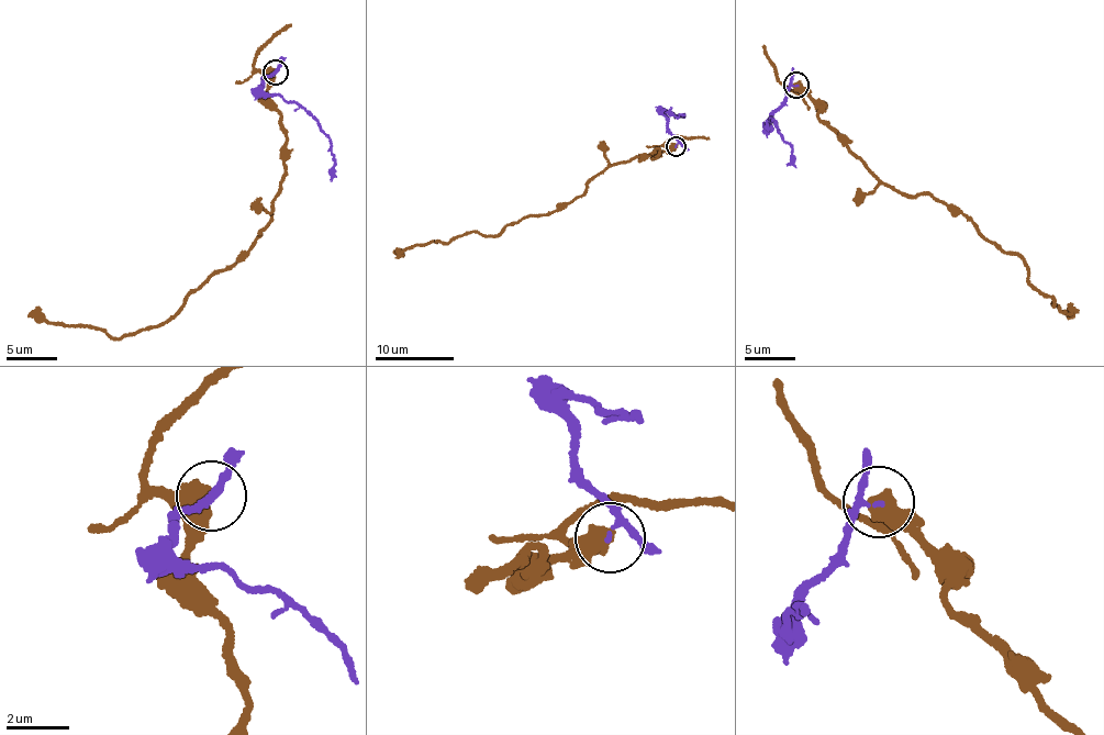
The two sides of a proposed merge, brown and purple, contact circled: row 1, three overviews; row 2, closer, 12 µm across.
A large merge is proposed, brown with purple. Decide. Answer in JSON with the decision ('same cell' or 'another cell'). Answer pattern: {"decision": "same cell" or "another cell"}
{"decision": "another cell"}

